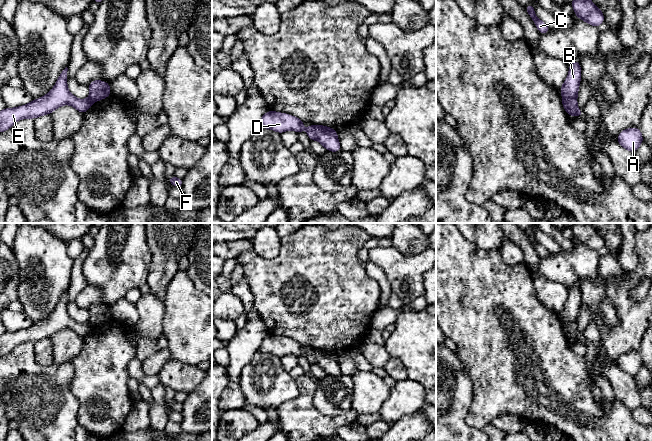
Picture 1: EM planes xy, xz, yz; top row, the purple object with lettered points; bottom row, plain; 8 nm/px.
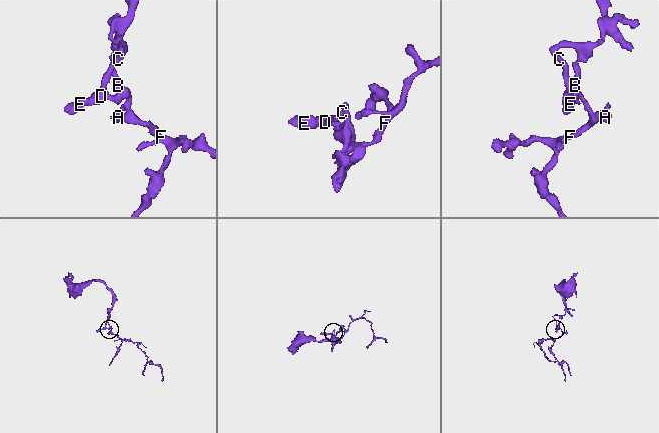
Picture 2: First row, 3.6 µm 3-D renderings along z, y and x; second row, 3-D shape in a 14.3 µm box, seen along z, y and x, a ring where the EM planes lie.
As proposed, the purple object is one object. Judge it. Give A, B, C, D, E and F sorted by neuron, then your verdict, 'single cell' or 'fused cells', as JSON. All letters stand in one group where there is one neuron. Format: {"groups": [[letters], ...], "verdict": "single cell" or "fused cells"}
{"groups": [["A", "B", "F"], ["C", "D", "E"]], "verdict": "fused cells"}

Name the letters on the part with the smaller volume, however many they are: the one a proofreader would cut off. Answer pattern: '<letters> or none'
A, B, F

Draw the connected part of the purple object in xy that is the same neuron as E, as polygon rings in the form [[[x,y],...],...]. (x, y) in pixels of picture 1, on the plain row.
[[[66,291],[61,296],[52,314],[43,321],[24,330],[5,332],[0,335],[0,356],[10,353],[15,346],[24,342],[36,343],[42,339],[52,338],[55,333],[66,328],[73,330],[82,338],[92,331],[93,326],[90,322],[80,324],[69,316],[67,295],[68,292]]]

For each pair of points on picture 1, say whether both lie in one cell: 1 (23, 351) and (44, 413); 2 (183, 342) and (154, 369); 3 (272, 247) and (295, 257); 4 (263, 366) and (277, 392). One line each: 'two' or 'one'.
1: one
2: two
3: two
4: one

